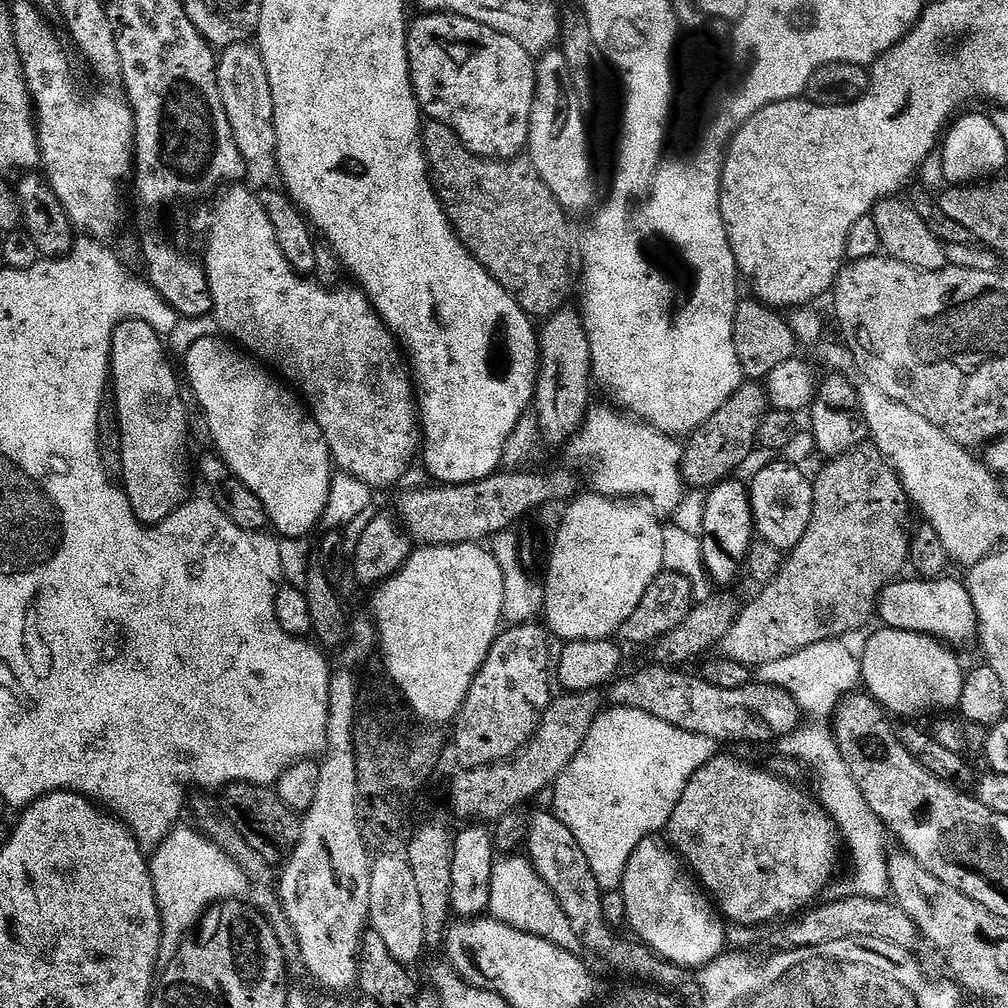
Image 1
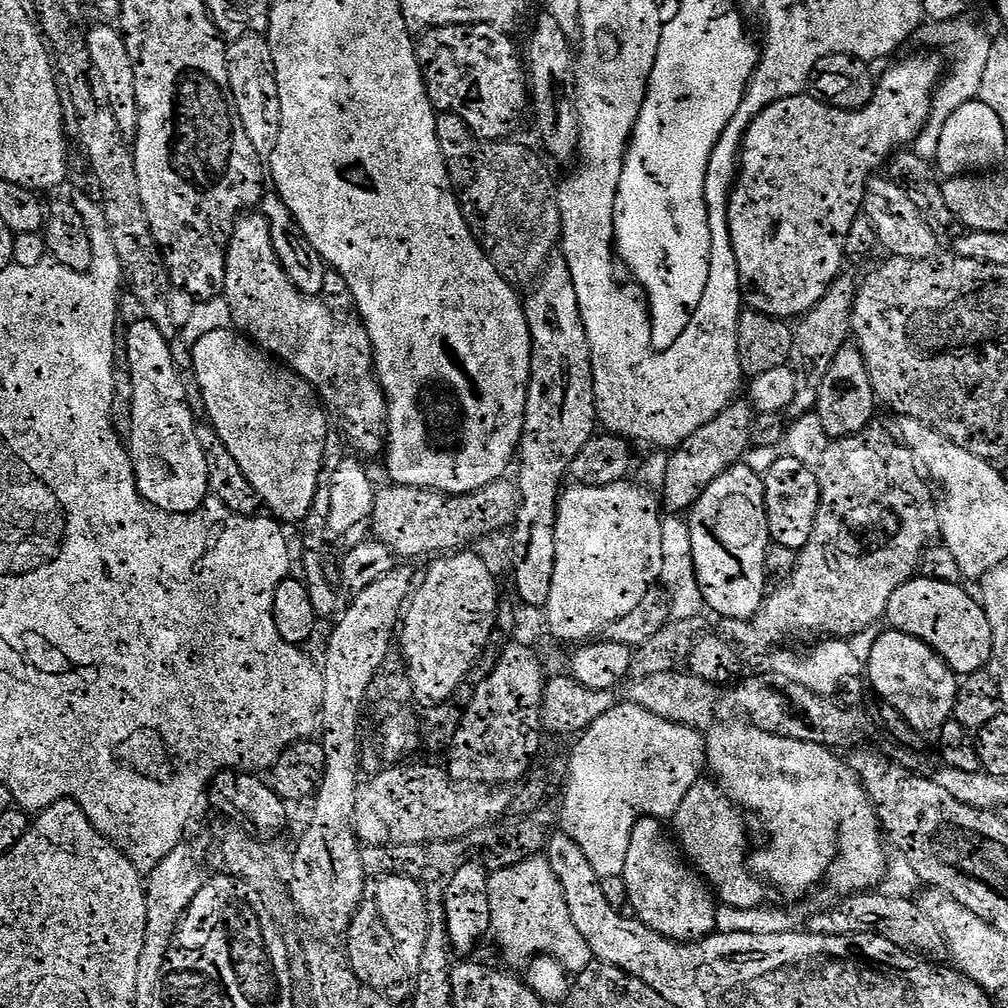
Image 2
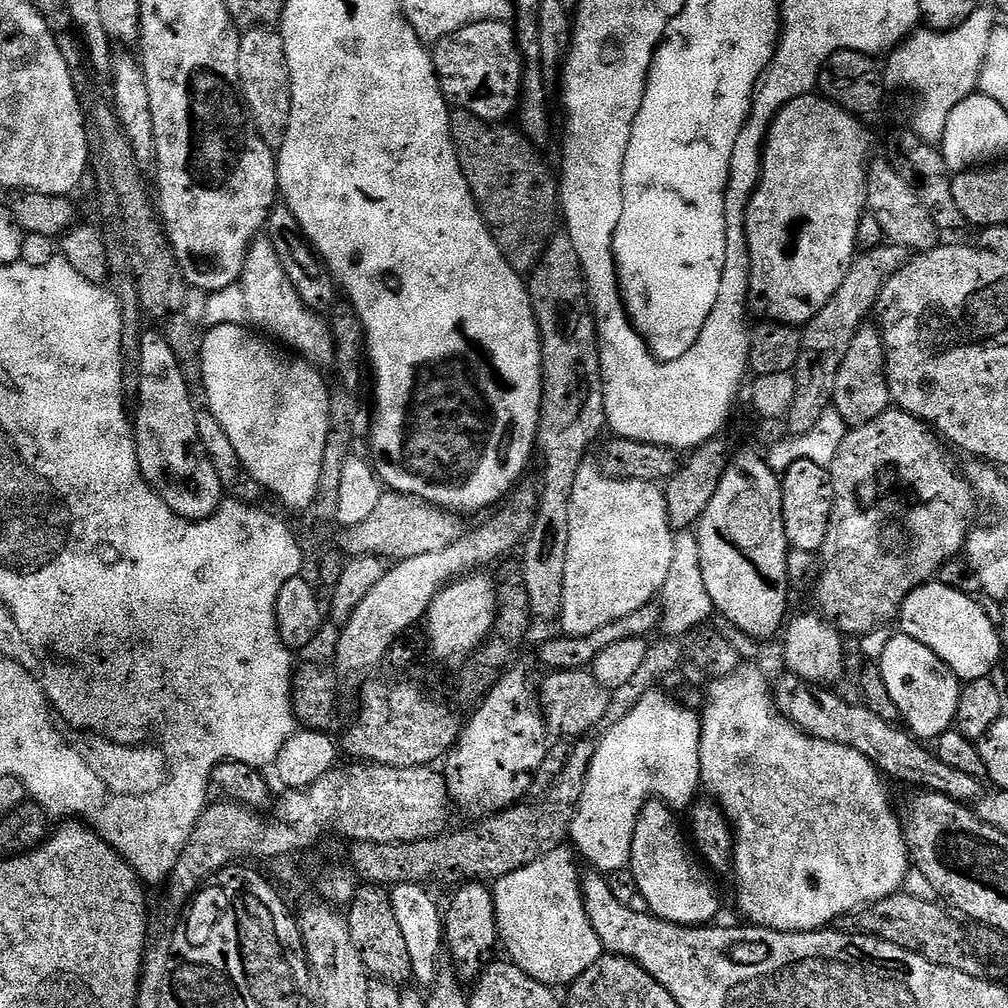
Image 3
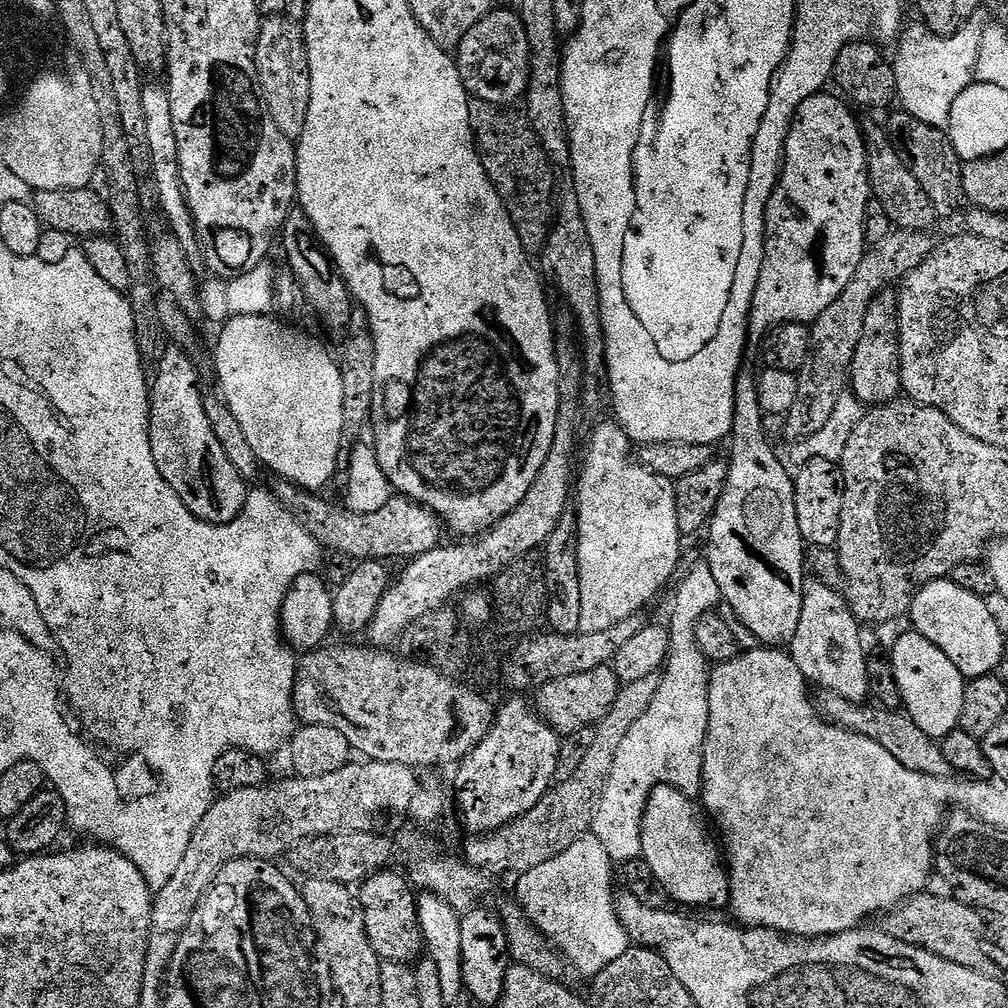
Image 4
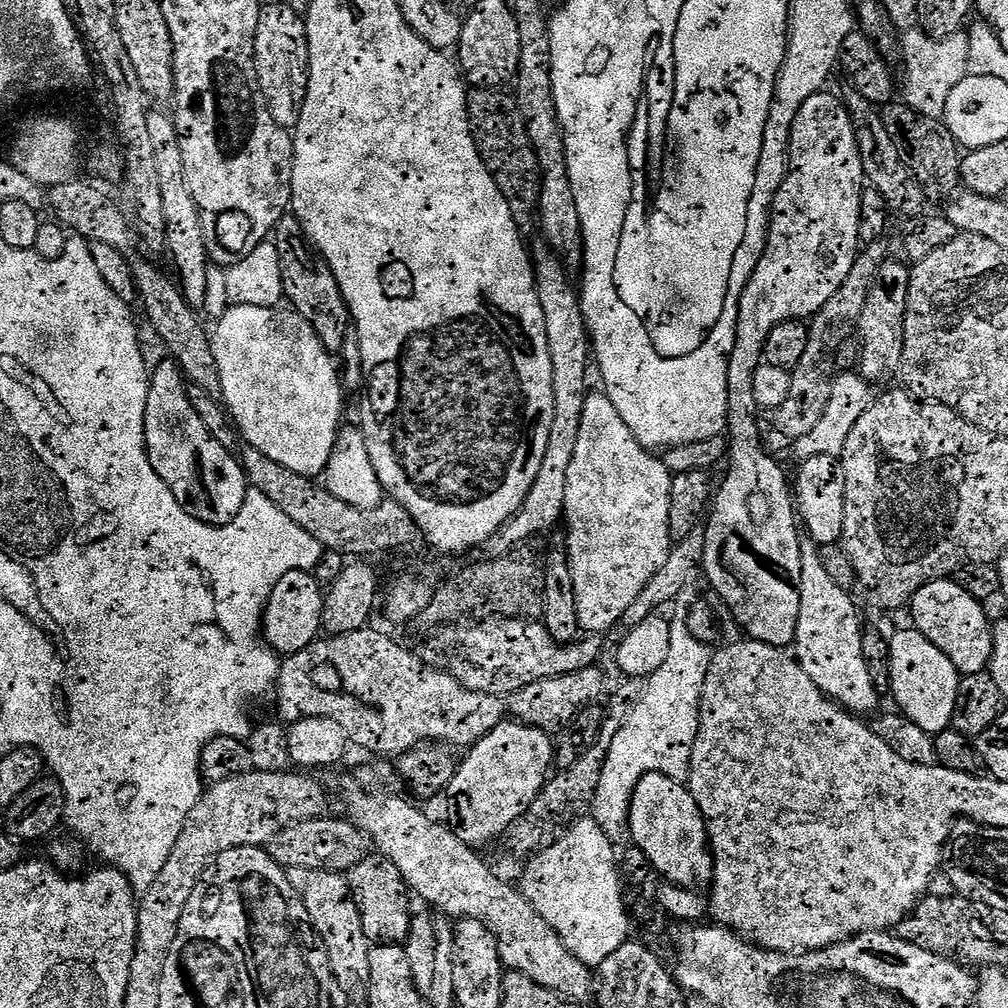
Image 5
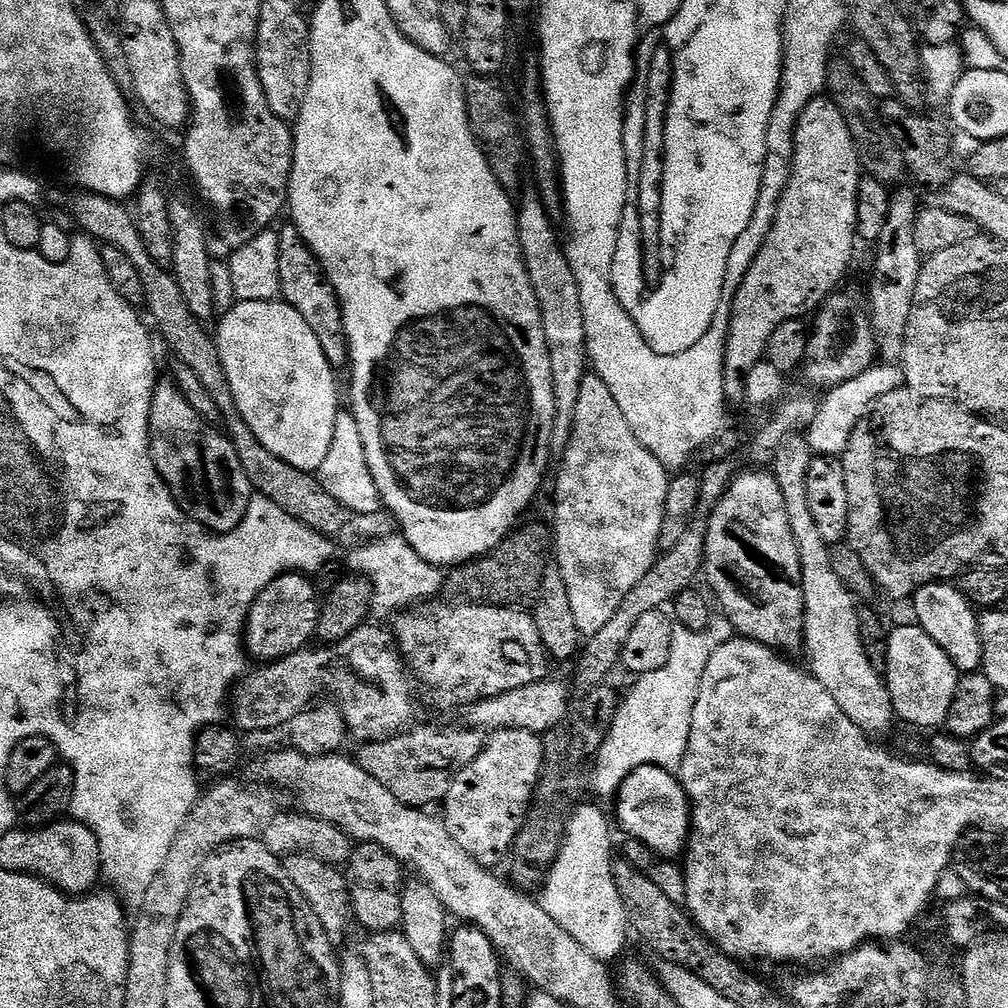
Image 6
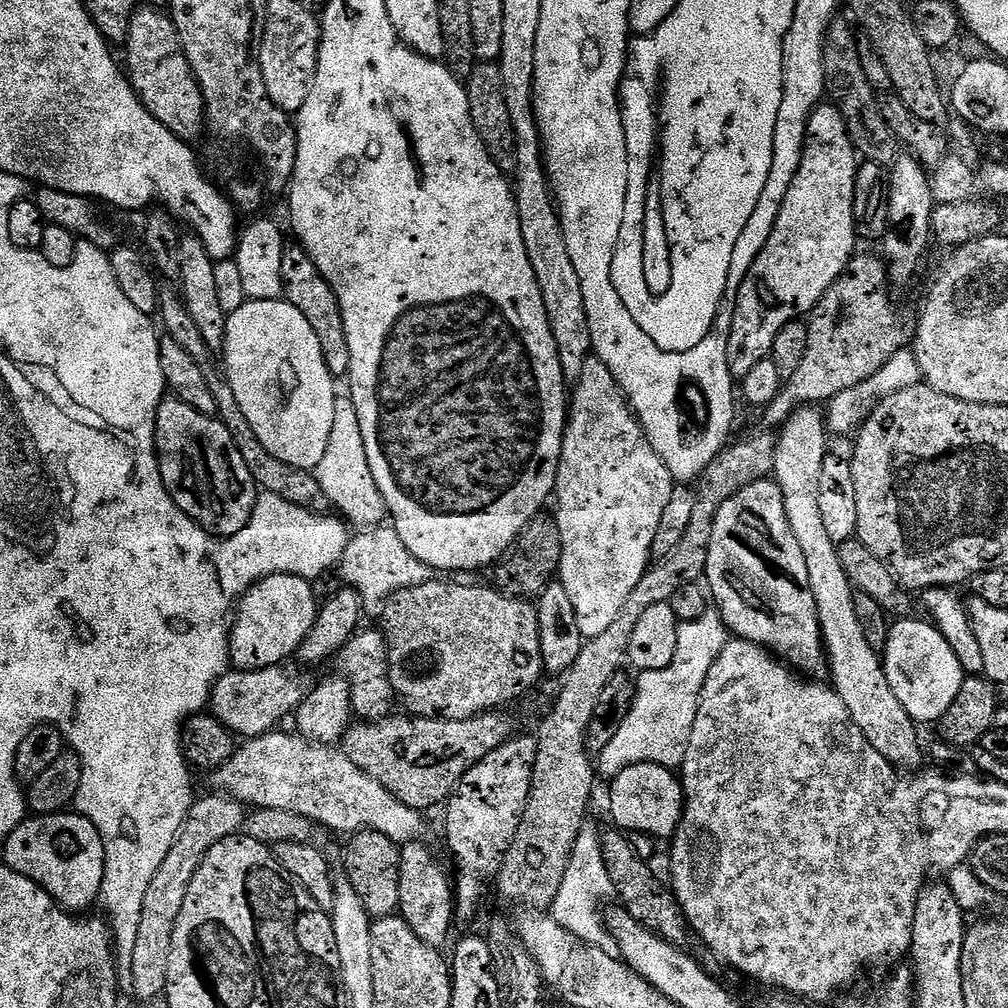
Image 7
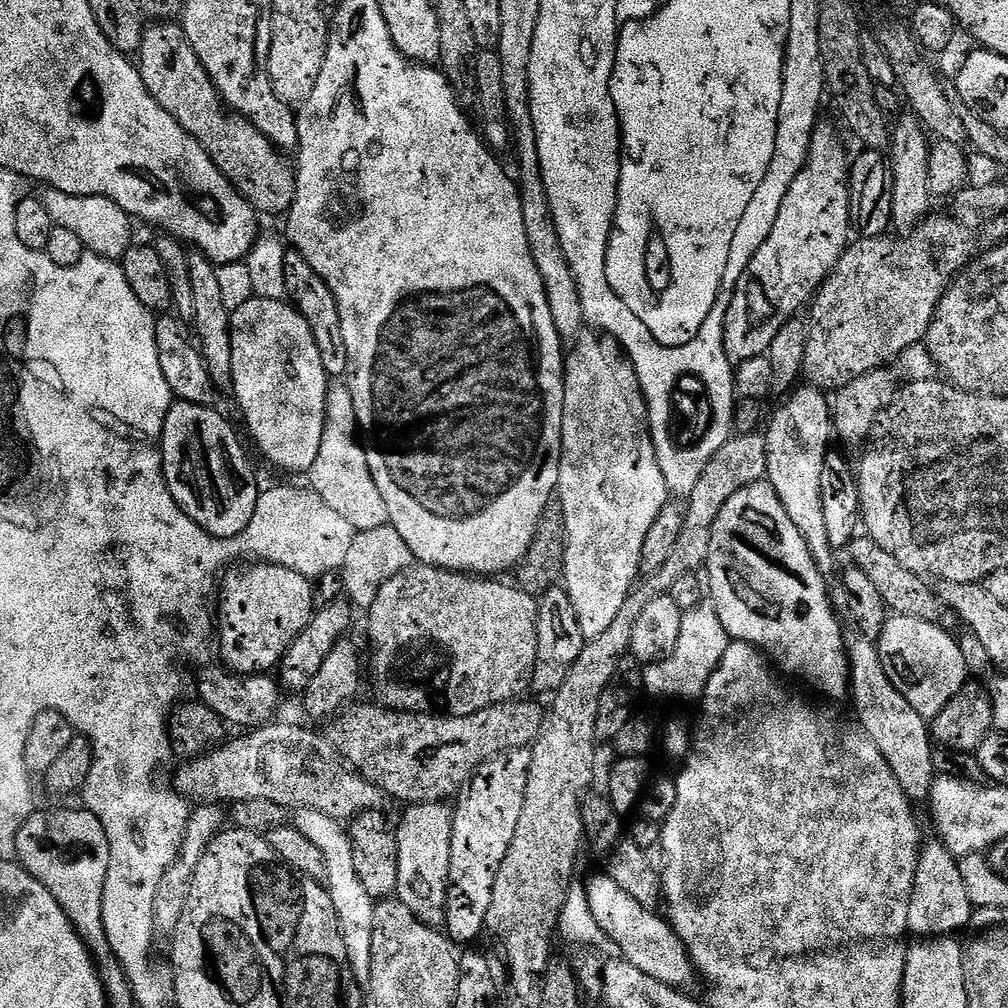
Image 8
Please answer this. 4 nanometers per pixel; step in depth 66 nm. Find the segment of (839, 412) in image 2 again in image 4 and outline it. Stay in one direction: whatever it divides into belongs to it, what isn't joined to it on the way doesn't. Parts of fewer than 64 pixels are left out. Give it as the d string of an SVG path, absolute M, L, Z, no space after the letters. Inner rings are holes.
M890 290L880 292L866 312L866 319L862 326L862 335L855 347L854 358L849 368L848 382L851 382L851 393L866 406L879 406L895 401L902 392L900 387L900 344L897 334L897 295Z

